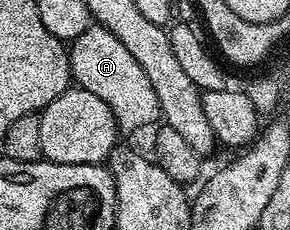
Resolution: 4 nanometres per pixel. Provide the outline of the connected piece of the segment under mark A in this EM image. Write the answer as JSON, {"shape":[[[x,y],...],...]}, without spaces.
{"shape":[[[90,24],[79,37],[73,39],[68,52],[72,81],[80,89],[99,96],[99,100],[111,108],[122,131],[141,130],[144,126],[153,128],[162,121],[159,96],[155,96],[155,88],[151,88],[151,80],[147,80],[147,72],[139,68],[135,56],[123,48],[121,41],[106,26]]]}

